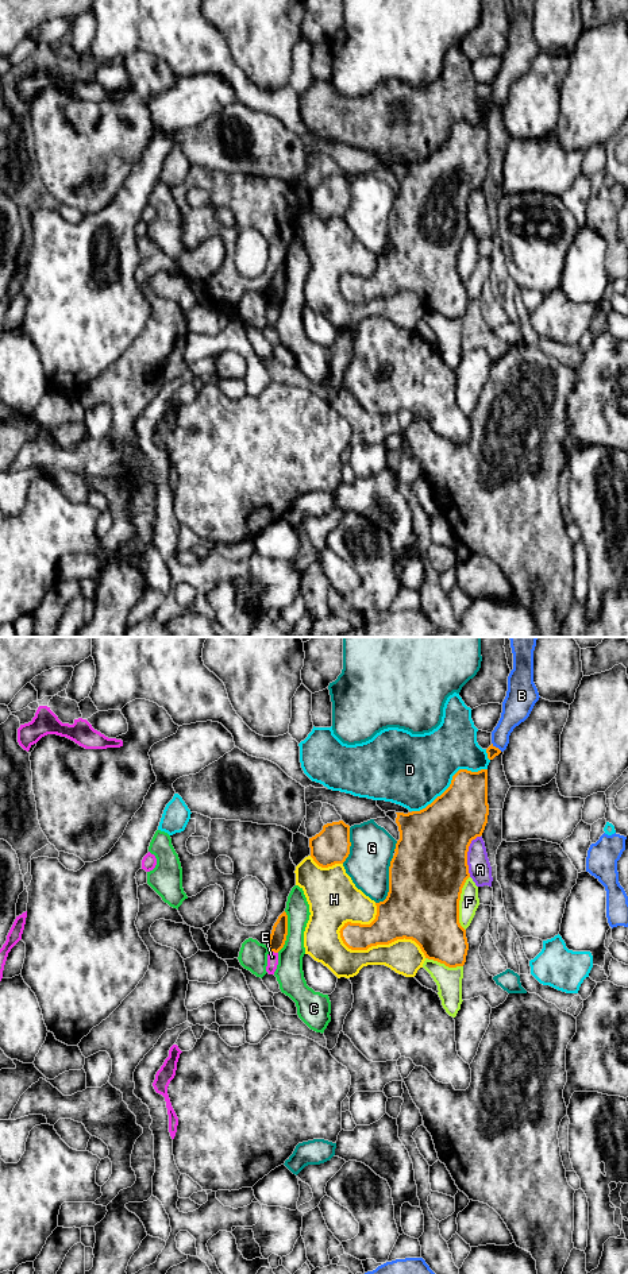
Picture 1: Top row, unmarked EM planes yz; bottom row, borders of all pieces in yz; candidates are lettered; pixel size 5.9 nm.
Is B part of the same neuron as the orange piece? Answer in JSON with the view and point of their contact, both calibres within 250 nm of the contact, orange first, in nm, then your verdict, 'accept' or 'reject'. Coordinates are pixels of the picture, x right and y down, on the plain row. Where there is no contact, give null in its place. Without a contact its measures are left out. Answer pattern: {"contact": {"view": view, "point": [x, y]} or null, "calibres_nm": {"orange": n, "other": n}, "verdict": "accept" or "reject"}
{"contact": {"view": "yz", "point": [497, 100]}, "calibres_nm": {"orange": 70, "other": 160}, "verdict": "accept"}

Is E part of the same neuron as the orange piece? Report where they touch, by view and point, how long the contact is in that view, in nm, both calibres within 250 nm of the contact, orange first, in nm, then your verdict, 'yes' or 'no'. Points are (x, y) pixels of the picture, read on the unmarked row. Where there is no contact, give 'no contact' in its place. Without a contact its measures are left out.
contact yz (273, 302); length 60 nm; calibres 100 and 60 nm; no

